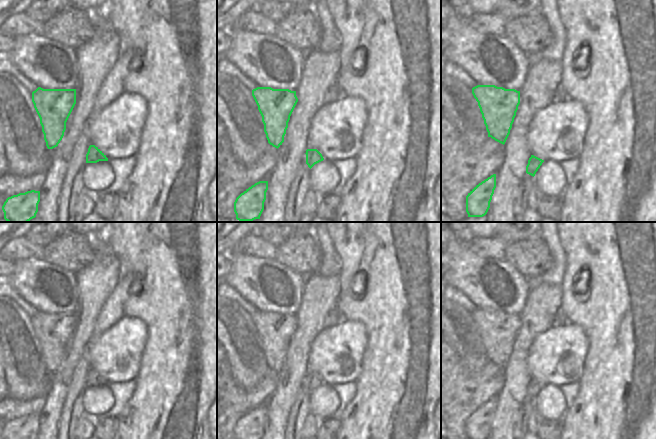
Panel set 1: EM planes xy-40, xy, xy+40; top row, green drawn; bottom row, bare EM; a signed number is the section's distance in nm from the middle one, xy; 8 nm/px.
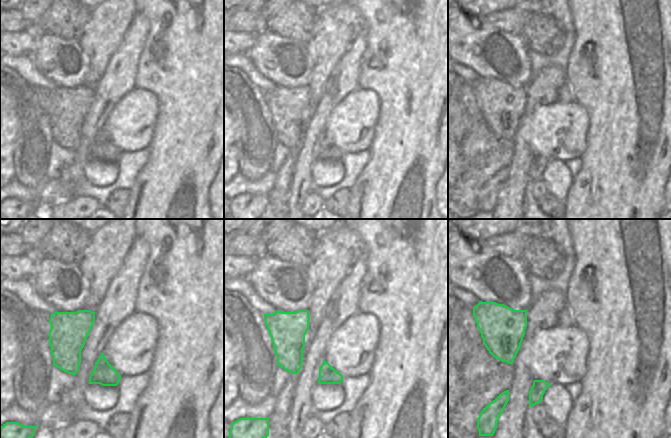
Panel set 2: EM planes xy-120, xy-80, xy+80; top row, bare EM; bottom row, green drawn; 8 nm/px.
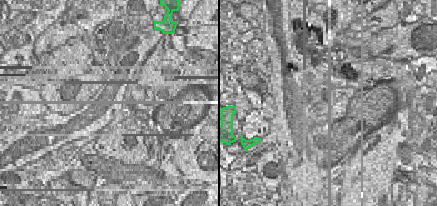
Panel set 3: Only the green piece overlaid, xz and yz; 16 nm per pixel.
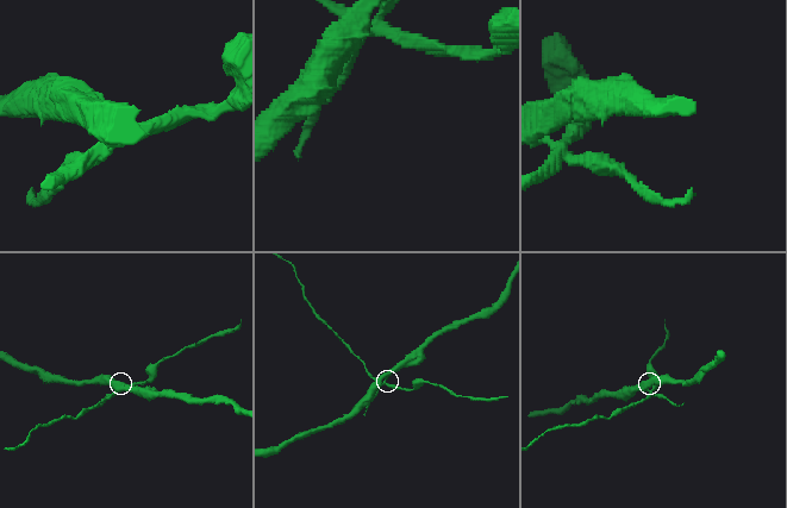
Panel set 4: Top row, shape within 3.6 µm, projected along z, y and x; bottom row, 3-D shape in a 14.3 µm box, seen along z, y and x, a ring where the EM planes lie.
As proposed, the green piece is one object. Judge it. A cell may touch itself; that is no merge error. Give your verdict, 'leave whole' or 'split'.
split

